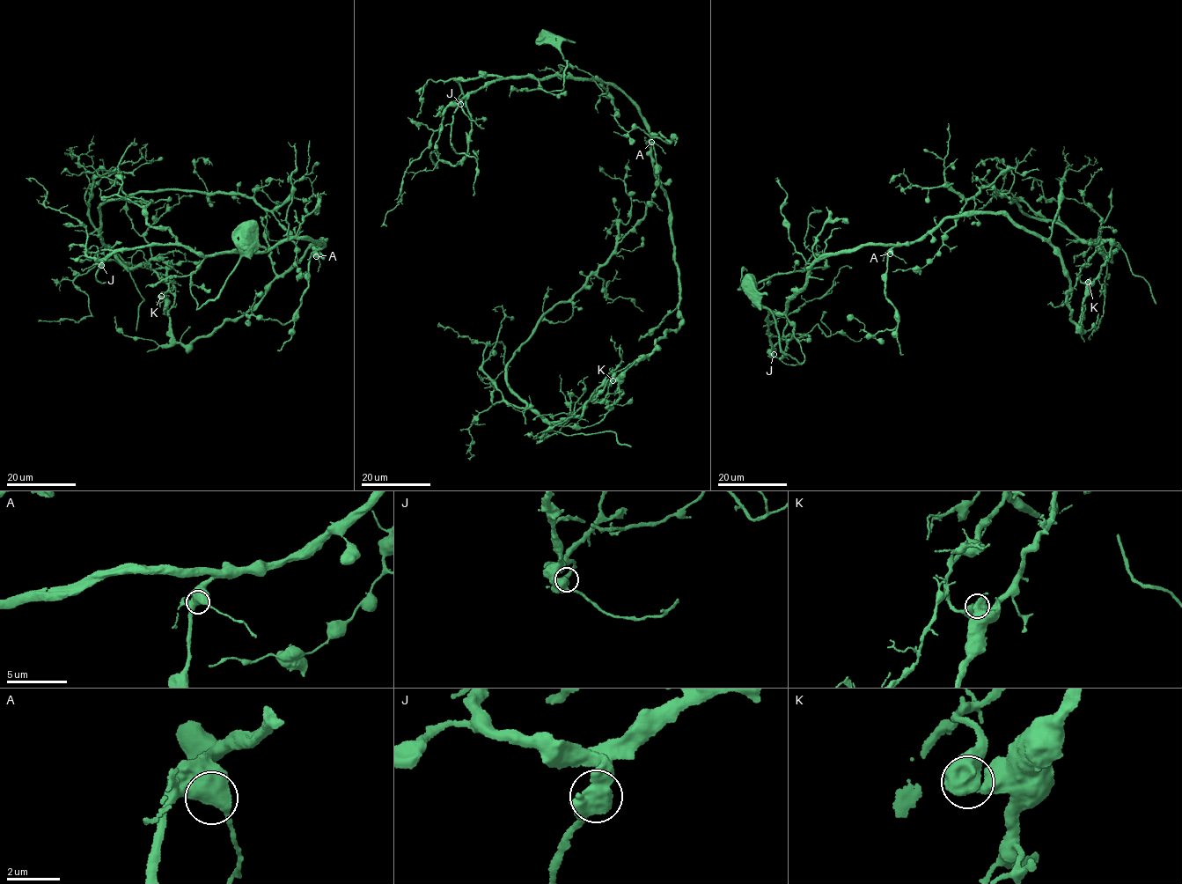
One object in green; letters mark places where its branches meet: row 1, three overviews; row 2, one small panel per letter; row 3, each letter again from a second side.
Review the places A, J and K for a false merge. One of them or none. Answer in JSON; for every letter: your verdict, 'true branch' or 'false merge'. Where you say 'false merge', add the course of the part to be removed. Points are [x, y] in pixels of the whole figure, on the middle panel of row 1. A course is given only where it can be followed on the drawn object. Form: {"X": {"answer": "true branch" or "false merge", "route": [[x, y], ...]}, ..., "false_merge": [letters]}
{"A": {"answer": "true branch"}, "J": {"answer": "true branch"}, "K": {"answer": "false merge", "route": [[612, 380], [612, 371], [578, 416], [546, 421], [509, 388], [506, 364], [644, 216], [658, 181], [654, 144]]}, "false_merge": ["K"]}

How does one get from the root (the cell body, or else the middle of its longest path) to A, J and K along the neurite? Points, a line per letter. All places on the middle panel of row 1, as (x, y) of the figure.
A: (546, 38), (557, 37), (567, 61), (564, 83), (539, 89), (555, 76), (613, 84), (651, 142)
J: (546, 38), (557, 37), (567, 61), (563, 89), (546, 92), (536, 79), (515, 76), (467, 92), (460, 104)
K: (546, 38), (564, 83), (539, 89), (555, 76), (623, 91), (668, 199), (683, 319), (612, 380)

